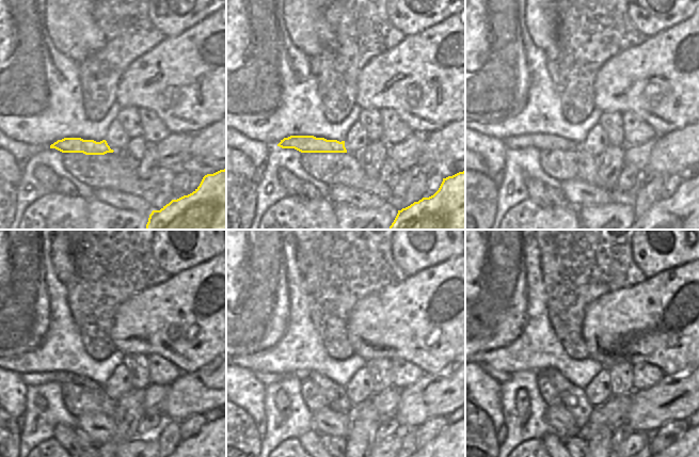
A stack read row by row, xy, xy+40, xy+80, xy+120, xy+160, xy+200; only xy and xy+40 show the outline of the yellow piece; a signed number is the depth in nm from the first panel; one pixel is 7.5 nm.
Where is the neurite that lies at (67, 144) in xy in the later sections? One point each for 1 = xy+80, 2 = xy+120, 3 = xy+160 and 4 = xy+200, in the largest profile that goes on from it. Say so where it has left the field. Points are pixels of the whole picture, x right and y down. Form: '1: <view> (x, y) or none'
1: xy+80 (541, 141)
2: xy+120 (31, 378)
3: xy+160 (267, 378)
4: xy+200 (502, 377)

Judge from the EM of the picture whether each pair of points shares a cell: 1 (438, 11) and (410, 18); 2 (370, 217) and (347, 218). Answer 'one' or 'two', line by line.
1: one
2: one

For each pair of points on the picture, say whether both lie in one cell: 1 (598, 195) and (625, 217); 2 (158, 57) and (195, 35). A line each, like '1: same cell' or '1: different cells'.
1: different cells
2: same cell

